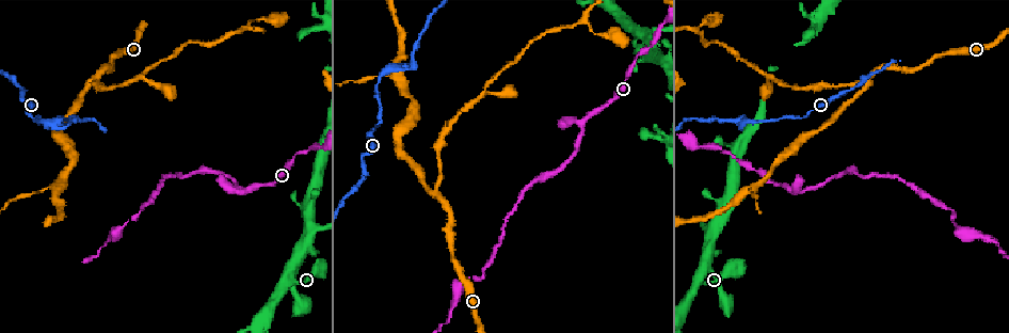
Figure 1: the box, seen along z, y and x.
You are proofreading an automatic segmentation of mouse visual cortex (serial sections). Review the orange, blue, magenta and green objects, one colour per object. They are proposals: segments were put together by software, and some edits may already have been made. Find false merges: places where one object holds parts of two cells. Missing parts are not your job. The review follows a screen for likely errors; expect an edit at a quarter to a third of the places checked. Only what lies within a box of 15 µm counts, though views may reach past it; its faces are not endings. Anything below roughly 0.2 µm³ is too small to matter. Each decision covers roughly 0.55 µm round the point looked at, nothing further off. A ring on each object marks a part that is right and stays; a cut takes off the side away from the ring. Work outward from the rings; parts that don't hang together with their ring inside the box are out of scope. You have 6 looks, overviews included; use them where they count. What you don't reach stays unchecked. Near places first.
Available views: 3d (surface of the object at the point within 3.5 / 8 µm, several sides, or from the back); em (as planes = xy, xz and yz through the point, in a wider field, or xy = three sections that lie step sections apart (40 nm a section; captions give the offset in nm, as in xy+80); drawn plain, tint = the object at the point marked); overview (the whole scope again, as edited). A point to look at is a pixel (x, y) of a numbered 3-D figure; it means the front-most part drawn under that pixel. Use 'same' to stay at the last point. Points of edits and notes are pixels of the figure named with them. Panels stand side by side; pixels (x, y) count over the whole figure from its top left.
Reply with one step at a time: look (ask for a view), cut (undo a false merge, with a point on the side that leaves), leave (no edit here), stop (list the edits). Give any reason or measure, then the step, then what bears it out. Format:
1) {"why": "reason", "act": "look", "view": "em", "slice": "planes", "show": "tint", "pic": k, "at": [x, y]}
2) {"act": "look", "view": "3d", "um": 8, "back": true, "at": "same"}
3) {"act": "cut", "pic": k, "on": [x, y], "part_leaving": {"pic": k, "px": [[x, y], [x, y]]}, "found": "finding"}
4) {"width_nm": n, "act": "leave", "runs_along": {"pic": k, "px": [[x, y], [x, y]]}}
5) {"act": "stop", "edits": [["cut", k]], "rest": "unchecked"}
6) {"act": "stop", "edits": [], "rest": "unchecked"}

{"why": "four-way junction", "act": "look", "view": "3d", "um": 3.5, "pic": 1, "at": [288, 276]}

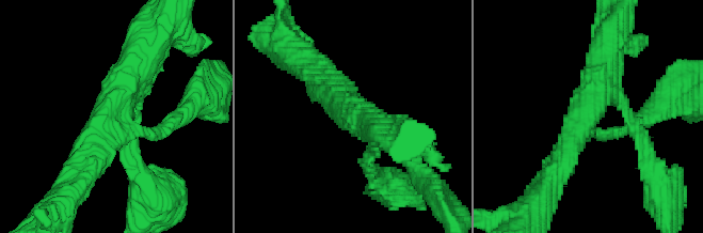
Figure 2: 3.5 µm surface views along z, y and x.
{"arms": 4, "arm_widths_nm": [150, 200, 400, 500], "why": "shape alone is not enough", "act": "look", "view": "em", "slice": "xy", "step": 5, "show": "tint", "pic": 2, "at": [115, 114]}

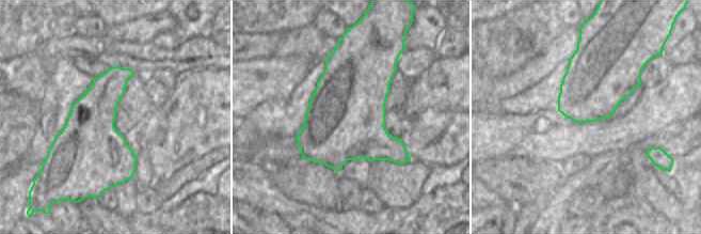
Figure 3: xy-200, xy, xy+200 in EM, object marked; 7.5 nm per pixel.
{"act": "leave", "runs_along": {"pic": 2, "px": [[623, 131], [590, 131], [606, 57]]}, "found": "one cell here"}

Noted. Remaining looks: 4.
{"why": "a narrow waist", "act": "look", "view": "3d", "um": 3.5, "pic": 1, "at": [404, 69]}

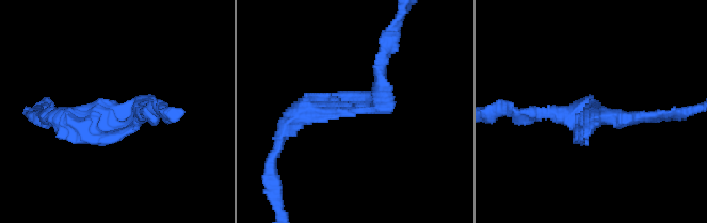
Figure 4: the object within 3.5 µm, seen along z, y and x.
{"arm_widths_nm": [200, 300], "why": "need the tissue", "act": "look", "view": "em", "slice": "xy", "step": 3, "show": "tint", "pic": 4, "at": [354, 106]}

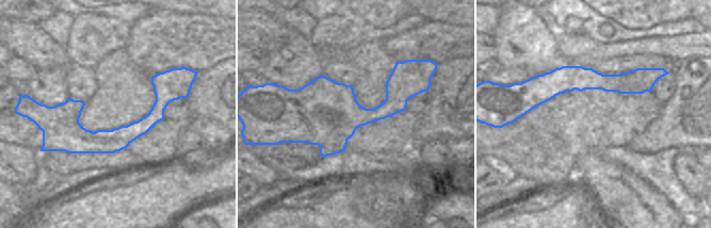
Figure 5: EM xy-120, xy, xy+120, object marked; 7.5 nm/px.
{"why": "another direction", "act": "look", "view": "em", "slice": "xy", "step": 5, "show": "tint", "at": "same"}

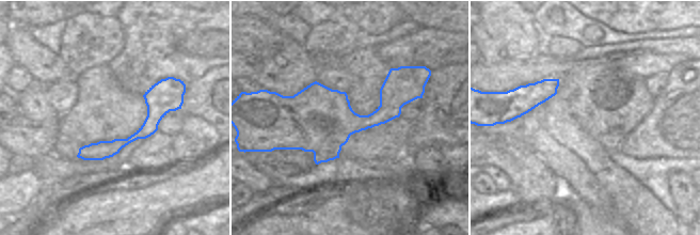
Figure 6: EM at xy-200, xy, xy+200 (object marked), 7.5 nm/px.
{"act": "leave", "runs_along": {"pic": 4, "px": [[285, 127], [376, 108], [380, 61]]}, "found": "continuous, no second cell"}

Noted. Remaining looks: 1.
{"act": "stop", "edits": [], "rest": "unchecked"}

